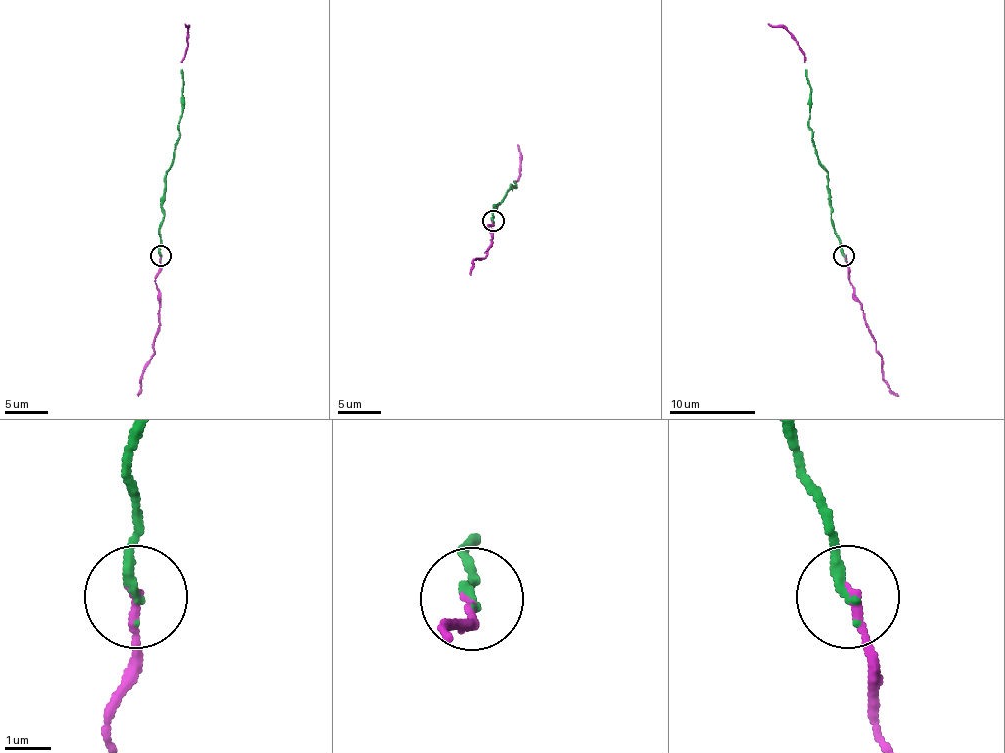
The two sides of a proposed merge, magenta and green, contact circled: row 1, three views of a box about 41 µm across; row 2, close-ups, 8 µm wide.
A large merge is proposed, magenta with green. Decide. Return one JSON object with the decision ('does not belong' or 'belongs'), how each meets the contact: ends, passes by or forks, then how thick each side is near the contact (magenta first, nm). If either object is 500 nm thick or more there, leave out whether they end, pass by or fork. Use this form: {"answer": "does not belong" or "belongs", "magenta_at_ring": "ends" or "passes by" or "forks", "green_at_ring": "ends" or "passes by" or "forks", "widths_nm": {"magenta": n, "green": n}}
{"answer": "belongs", "magenta_at_ring": "ends", "green_at_ring": "ends", "widths_nm": {"magenta": 200, "green": 200}}

